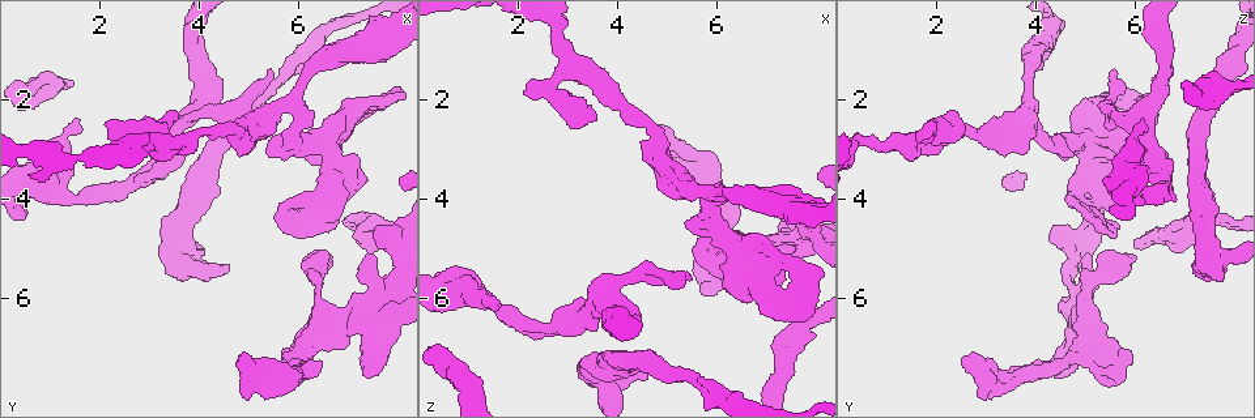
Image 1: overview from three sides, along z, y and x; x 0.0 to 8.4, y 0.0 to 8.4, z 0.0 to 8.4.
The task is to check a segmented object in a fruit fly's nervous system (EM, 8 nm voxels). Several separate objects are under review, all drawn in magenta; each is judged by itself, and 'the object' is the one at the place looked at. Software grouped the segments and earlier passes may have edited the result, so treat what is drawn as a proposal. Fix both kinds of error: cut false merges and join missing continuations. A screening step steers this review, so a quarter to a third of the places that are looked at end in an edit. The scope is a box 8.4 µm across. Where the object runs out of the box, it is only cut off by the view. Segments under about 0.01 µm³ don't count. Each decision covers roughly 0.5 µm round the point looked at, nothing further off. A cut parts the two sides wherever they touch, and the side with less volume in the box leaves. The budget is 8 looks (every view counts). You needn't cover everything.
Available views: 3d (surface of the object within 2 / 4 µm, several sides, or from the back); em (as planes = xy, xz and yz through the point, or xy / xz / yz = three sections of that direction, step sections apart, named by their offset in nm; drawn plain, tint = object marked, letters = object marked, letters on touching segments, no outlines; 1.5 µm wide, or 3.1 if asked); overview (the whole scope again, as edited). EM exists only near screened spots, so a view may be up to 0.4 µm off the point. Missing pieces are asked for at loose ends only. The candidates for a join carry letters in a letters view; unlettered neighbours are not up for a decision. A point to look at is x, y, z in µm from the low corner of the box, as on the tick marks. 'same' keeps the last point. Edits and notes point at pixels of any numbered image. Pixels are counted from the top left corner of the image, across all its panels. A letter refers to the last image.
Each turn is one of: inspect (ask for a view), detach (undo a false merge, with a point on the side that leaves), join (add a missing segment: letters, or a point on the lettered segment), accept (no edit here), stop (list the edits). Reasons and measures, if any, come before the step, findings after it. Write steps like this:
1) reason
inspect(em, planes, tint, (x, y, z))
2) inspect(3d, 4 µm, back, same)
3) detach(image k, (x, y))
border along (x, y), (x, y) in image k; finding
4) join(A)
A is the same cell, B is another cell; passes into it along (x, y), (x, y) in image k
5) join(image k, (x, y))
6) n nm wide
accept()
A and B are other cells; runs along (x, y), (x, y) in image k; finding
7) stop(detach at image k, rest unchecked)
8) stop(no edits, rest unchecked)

stops while still wide
inspect(3d, 4 µm, back, (7.00, 1.95, 4.95))

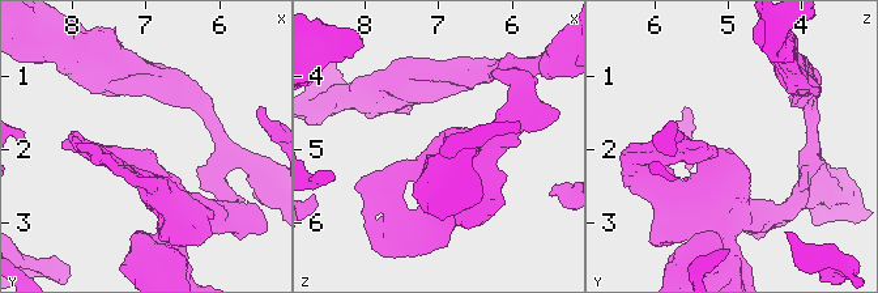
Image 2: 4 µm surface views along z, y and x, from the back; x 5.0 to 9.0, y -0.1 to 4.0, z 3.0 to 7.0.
need the tissue
inspect(em, planes, letters, (7.05, 1.95, 5.00))

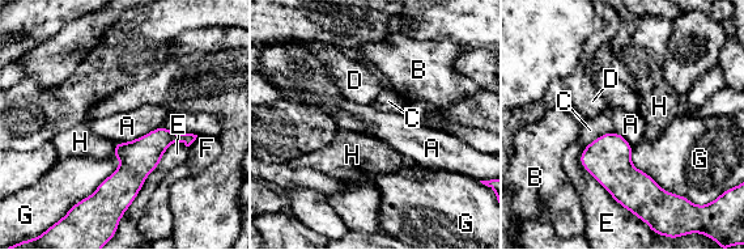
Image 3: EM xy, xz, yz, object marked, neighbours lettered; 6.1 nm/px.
220 nm wide
accept()
A, B, C, D, E, F, G and H are other cells; runs along (191, 138), (164, 138), (97, 194) in image 3; none of them fits

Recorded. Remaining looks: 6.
branch stops here
inspect(em, yz, step 4, tint, (7.65, 4.55, 4.40))

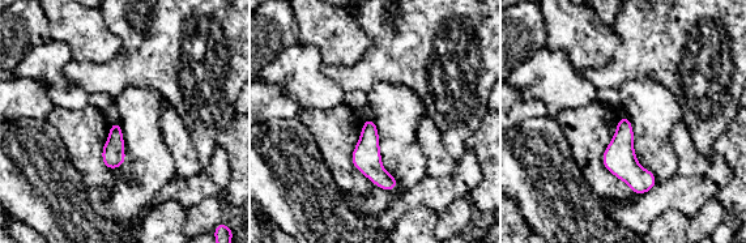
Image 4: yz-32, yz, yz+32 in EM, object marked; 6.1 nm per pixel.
inspect(em, yz, step 4, letters, same)

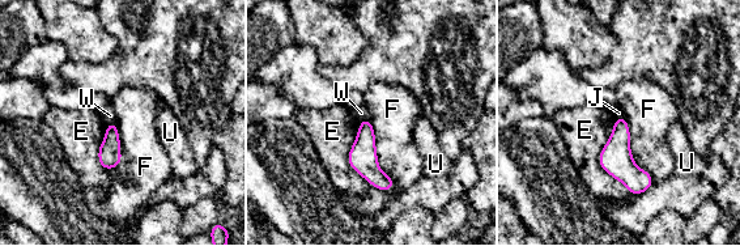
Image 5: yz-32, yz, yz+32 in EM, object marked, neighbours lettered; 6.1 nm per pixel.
accept()
E, F, J, U and W are other cells; no lettered segment goes on from it

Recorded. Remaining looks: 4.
free end
inspect(em, xy, step 8, letters, (3.60, 2.50, 5.65))

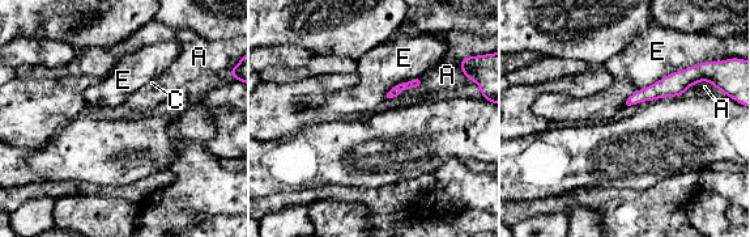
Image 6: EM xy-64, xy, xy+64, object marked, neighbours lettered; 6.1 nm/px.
accept()
A, C and E are other cells; border along (697, 63), (636, 89), (625, 104) in image 6; none of them fits

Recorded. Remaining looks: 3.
stop(no edits, rest unchecked)

